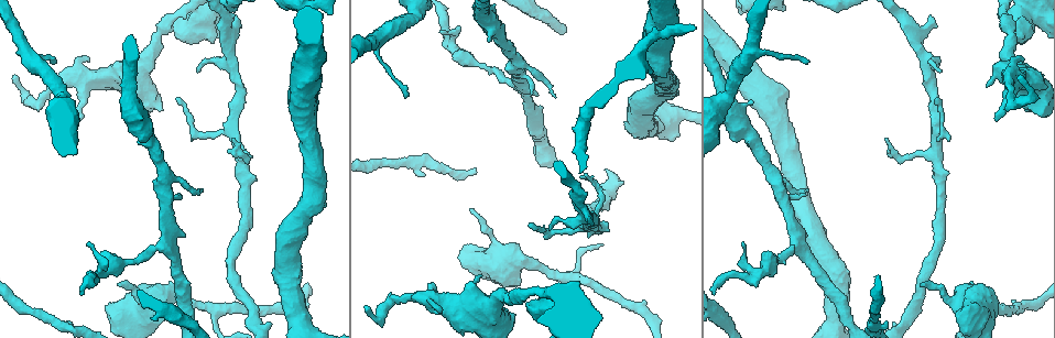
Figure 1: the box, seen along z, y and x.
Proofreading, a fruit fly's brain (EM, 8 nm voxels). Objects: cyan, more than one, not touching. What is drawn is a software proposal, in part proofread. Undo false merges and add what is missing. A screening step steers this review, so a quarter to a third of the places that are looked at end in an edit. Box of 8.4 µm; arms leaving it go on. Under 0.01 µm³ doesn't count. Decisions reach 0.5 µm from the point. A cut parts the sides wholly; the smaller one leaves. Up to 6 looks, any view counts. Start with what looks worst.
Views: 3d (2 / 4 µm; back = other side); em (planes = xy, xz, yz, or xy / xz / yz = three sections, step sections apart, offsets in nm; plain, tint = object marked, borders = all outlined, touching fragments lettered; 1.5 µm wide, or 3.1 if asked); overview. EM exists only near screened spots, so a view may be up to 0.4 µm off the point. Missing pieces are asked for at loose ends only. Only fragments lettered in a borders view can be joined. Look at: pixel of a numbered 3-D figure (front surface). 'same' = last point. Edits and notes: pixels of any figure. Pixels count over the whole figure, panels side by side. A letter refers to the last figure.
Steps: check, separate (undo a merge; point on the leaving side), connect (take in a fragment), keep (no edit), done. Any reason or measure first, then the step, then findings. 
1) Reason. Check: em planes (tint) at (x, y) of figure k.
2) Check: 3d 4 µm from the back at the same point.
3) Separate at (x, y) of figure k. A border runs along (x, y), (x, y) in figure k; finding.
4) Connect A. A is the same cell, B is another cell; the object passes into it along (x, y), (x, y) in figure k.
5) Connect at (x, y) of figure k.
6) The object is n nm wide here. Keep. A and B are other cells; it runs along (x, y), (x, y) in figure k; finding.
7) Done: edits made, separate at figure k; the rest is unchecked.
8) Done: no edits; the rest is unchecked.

Thin end. Check: 3d 2 µm at (923, 286) of figure 1.

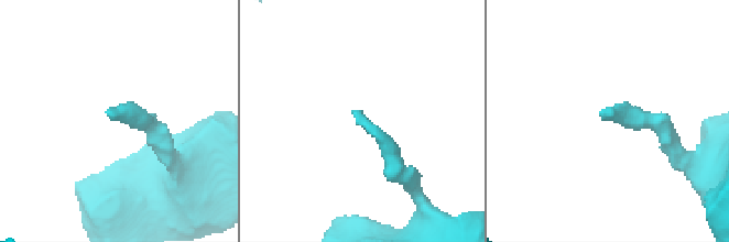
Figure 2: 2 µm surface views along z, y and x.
Check: em planes (borders) at (603, 109) of figure 2.

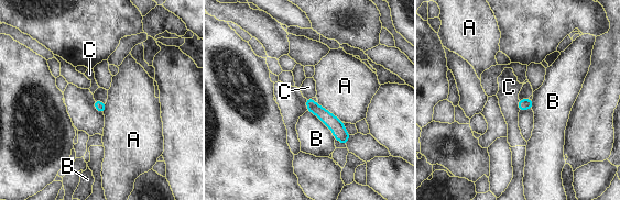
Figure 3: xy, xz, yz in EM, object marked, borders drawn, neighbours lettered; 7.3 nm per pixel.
Keep. A, B and C are other cells; it runs along (308, 100), (338, 130), (345, 140) in figure 3; none of them fits.

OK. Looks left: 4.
An open end. Check: em yz step 8 (plain) at (592, 223) of figure 1.

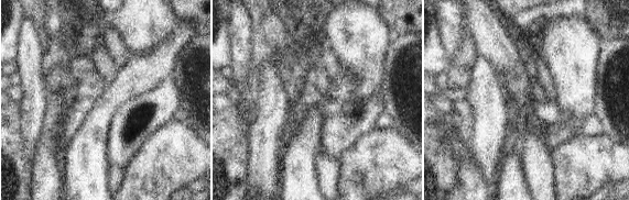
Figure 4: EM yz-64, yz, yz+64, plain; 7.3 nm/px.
Check: em yz step 8 (borders) at the same point.

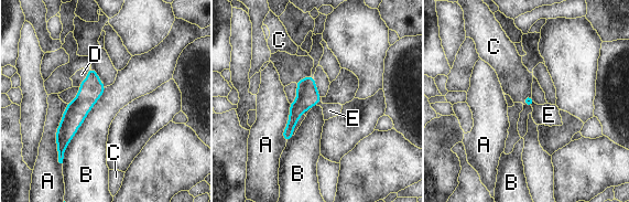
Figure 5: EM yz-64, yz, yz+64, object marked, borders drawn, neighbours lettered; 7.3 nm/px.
The longest contact is with B, 600 nm. Connect E. E is the same cell, A, B, C and D are other cells; the neuron continues.

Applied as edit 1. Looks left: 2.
Done: edits made, connect at figure 5; the rest is unchecked.

